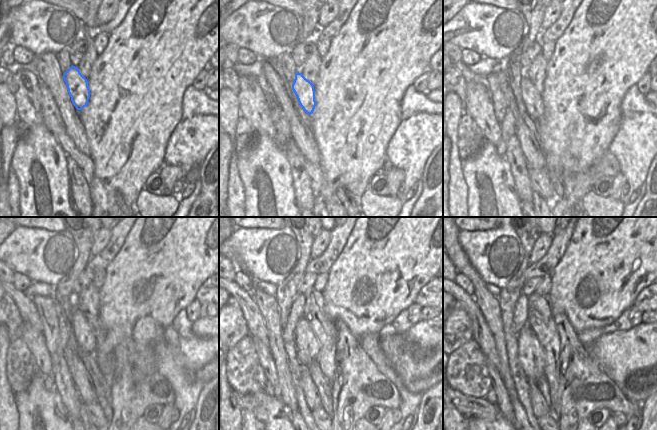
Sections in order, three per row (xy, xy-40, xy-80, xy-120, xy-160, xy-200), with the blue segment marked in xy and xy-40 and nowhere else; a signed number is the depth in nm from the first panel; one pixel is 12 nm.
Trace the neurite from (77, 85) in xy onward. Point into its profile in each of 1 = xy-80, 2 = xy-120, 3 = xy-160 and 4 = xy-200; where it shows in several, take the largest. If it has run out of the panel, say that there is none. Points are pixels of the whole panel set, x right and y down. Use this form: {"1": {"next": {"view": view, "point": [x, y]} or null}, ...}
{"1": {"next": {"view": "xy-80", "point": [532, 99]}}, "2": {"next": {"view": "xy-120", "point": [85, 338]}}, "3": {"next": {"view": "xy-160", "point": [306, 343]}}, "4": {"next": {"view": "xy-200", "point": [531, 355]}}}

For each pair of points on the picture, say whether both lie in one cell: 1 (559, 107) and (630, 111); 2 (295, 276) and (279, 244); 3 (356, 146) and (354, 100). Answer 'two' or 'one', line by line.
1: two
2: two
3: one

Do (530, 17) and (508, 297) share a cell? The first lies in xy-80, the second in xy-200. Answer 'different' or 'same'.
same

